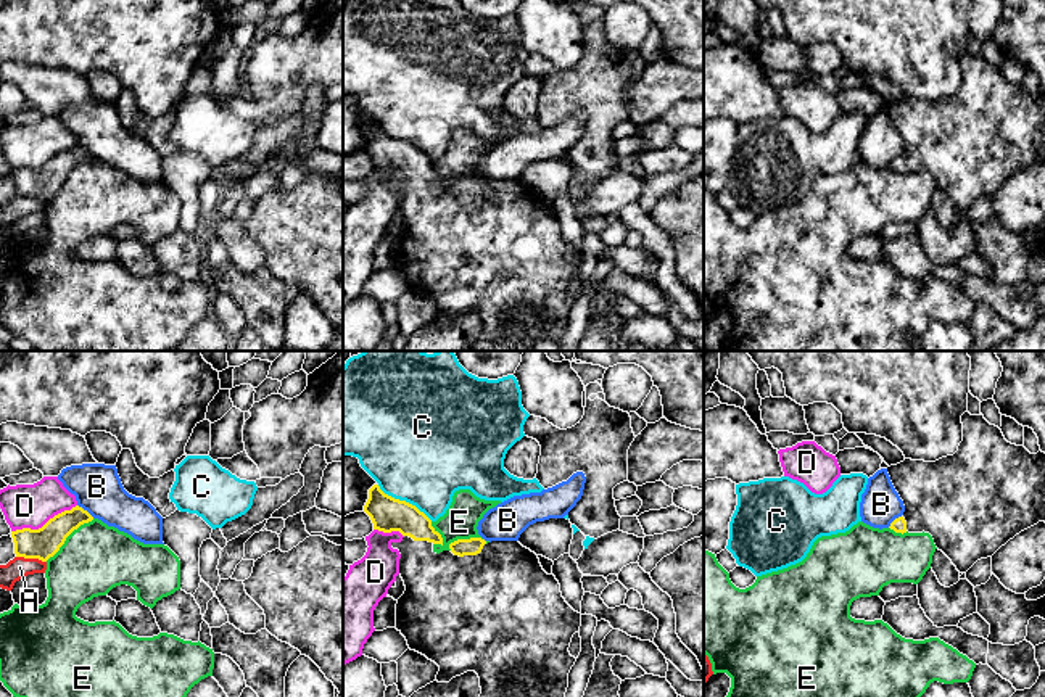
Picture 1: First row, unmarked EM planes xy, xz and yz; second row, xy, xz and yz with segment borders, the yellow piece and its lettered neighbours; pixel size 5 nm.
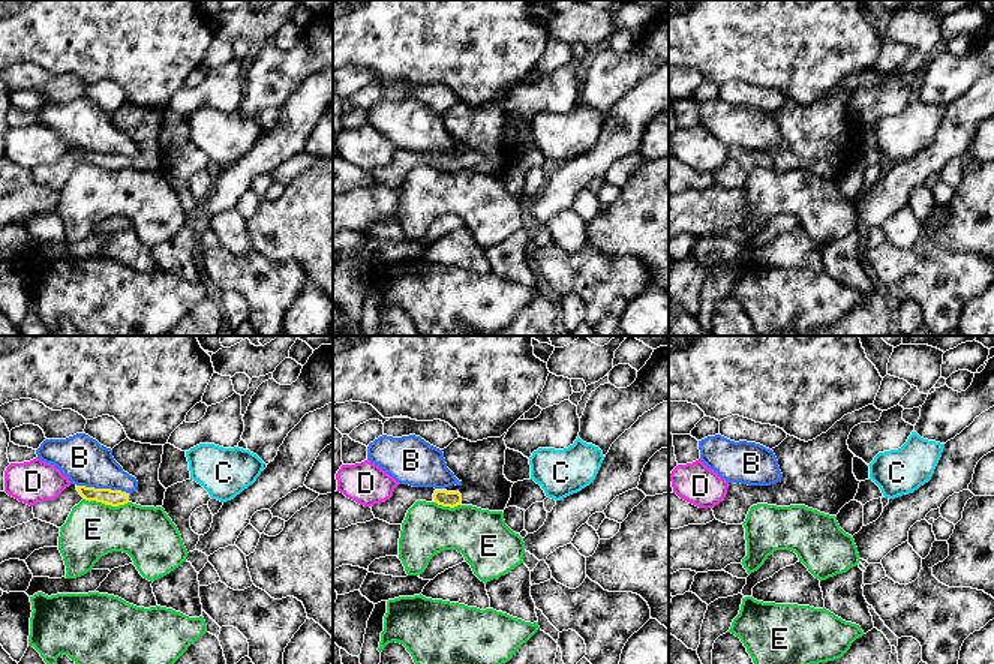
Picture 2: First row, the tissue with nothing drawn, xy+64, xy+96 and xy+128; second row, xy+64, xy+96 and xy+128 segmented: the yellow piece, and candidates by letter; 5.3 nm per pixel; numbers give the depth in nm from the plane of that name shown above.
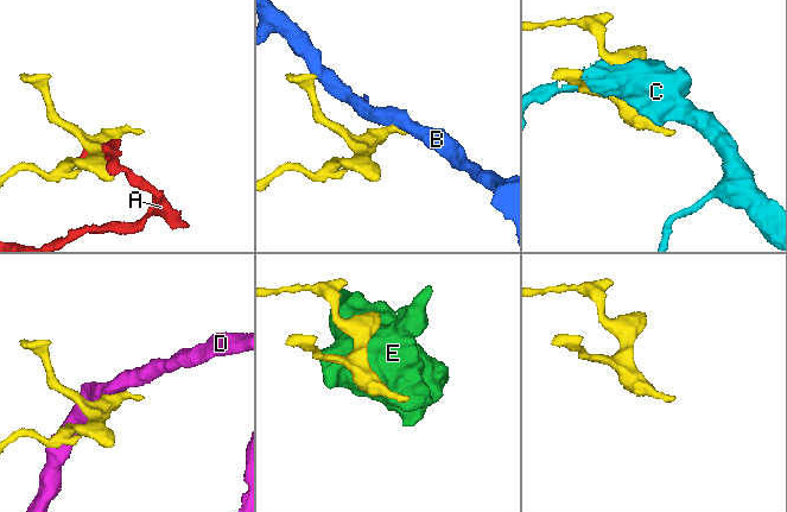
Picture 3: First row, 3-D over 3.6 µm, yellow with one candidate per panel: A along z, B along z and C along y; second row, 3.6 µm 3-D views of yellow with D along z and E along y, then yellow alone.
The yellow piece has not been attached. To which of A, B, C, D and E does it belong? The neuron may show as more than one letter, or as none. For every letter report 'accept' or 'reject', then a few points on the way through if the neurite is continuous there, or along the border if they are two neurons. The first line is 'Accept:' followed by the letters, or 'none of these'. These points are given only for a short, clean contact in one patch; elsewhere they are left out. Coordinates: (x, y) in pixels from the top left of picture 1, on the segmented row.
Accept: none of these
A: reject
B: reject; border xy (78, 504), (94, 517)
C: reject
D: reject; border xy (76, 504), (55, 514), (37, 528), (16, 528), (12, 532)
E: reject

